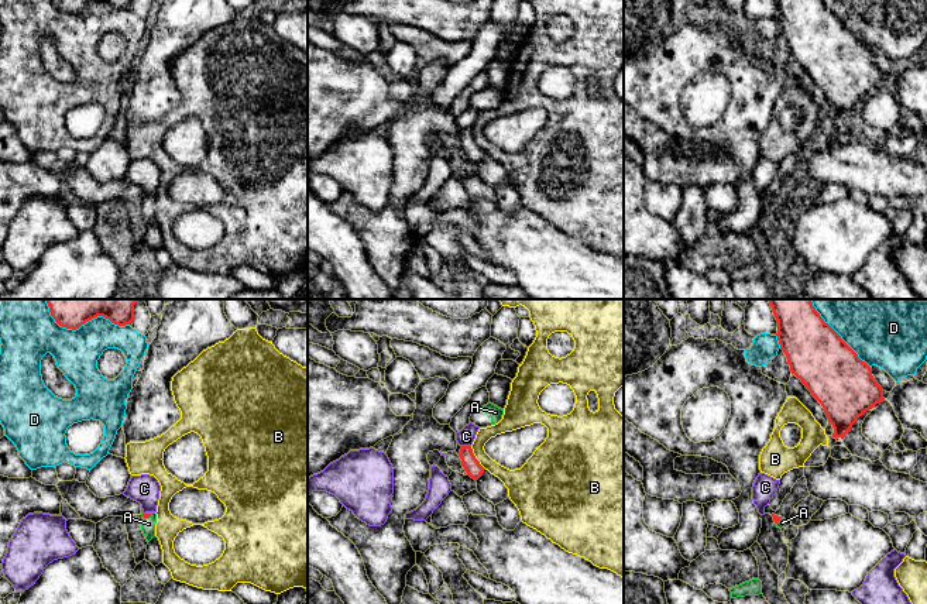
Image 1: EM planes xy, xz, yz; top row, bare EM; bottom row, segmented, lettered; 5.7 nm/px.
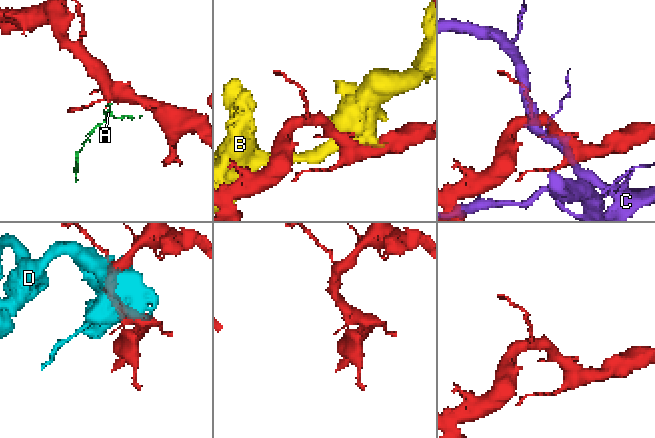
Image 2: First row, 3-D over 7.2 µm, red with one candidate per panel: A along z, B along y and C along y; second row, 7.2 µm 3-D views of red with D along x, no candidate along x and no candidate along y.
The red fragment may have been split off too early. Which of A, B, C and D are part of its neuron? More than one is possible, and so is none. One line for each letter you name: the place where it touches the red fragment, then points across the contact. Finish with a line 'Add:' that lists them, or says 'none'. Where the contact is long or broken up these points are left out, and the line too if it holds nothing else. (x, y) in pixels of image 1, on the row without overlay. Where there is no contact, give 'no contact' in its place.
A: meets red in xy at (147, 201); runs through xy (146, 199), (147, 201), (148, 208)
Add: A

